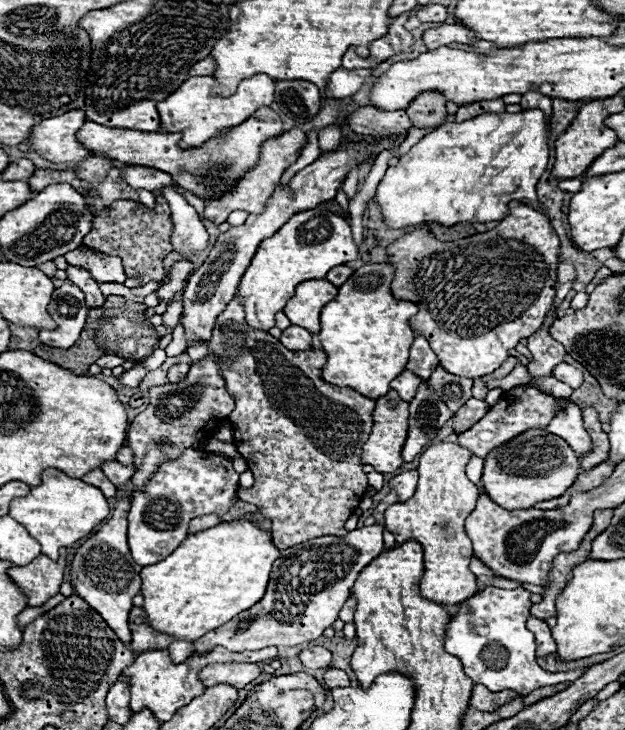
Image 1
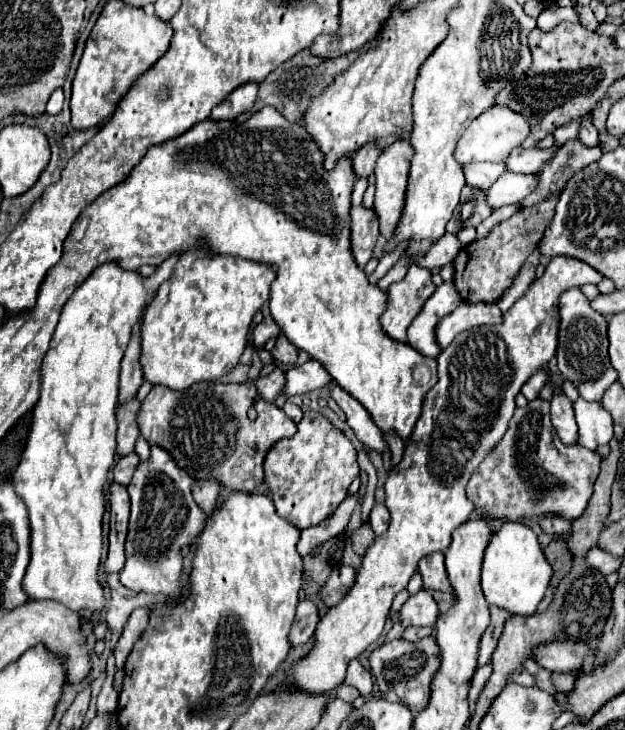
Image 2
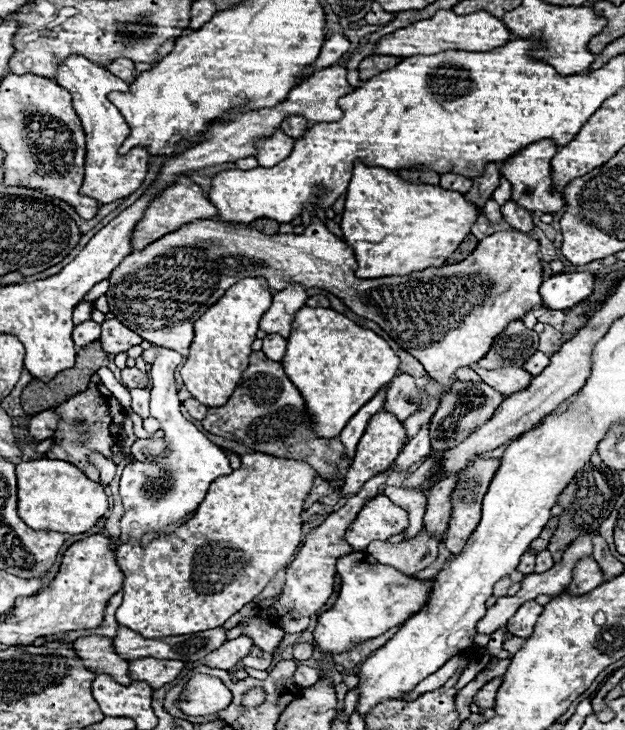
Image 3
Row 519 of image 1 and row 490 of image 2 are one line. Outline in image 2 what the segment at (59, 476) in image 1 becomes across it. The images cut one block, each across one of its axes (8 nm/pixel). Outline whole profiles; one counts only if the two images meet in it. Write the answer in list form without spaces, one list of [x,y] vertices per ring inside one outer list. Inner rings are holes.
[[[170,258],[168,262],[162,262],[156,274],[148,278],[122,270],[116,262],[106,262],[72,294],[56,326],[52,348],[44,358],[42,390],[34,408],[30,438],[12,476],[16,496],[26,504],[30,518],[30,564],[22,580],[22,590],[30,602],[54,600],[68,606],[80,616],[82,624],[90,620],[82,616],[84,610],[94,616],[106,606],[106,592],[98,582],[98,570],[102,554],[102,518],[106,512],[104,490],[108,486],[108,472],[116,458],[116,394],[120,360],[130,342],[132,328],[140,322],[148,304],[154,300],[156,290],[170,278],[176,260],[178,258]]]

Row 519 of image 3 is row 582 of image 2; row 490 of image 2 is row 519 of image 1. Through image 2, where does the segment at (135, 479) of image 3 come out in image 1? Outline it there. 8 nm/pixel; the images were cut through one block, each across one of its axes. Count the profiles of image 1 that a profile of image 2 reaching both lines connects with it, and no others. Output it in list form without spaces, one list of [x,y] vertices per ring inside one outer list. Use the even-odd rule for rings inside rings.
[[[186,448],[176,460],[166,460],[162,462],[156,472],[148,478],[142,490],[132,492],[132,508],[128,514],[128,544],[132,550],[132,558],[140,566],[152,566],[166,556],[174,552],[176,546],[188,536],[188,524],[196,516],[204,514],[218,514],[222,516],[224,512],[230,510],[234,504],[234,494],[238,490],[238,472],[232,468],[232,460],[226,456],[216,456],[212,452],[204,450],[192,450]]]

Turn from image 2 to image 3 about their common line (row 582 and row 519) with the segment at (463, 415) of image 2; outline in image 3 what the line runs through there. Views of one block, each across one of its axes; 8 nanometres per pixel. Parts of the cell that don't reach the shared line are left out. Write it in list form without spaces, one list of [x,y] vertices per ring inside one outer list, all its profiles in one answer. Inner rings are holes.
[[[386,496],[370,498],[358,512],[356,520],[348,526],[344,540],[354,552],[364,552],[374,540],[388,540],[408,526],[408,512],[394,506]]]

